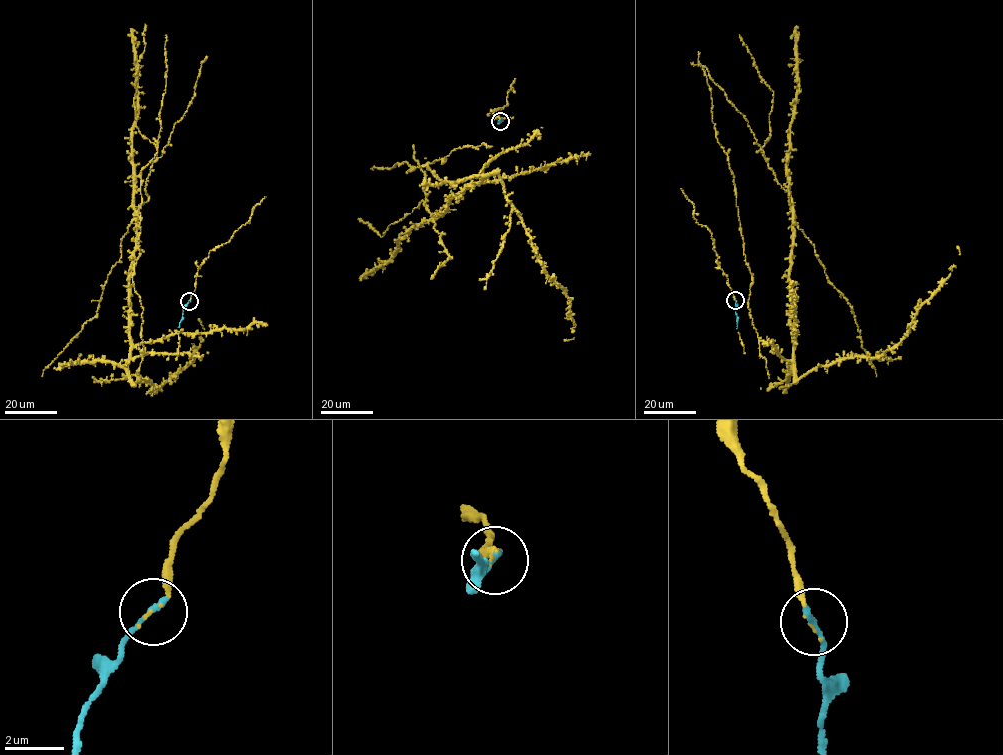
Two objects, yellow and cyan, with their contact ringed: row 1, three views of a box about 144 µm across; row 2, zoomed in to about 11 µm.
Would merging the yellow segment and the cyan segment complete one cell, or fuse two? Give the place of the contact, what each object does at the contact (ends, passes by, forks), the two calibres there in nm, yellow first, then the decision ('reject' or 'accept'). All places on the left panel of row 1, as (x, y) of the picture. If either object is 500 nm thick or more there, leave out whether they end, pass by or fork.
(189, 301) | yellow ends | cyan ends | 70/220 nm | accept

